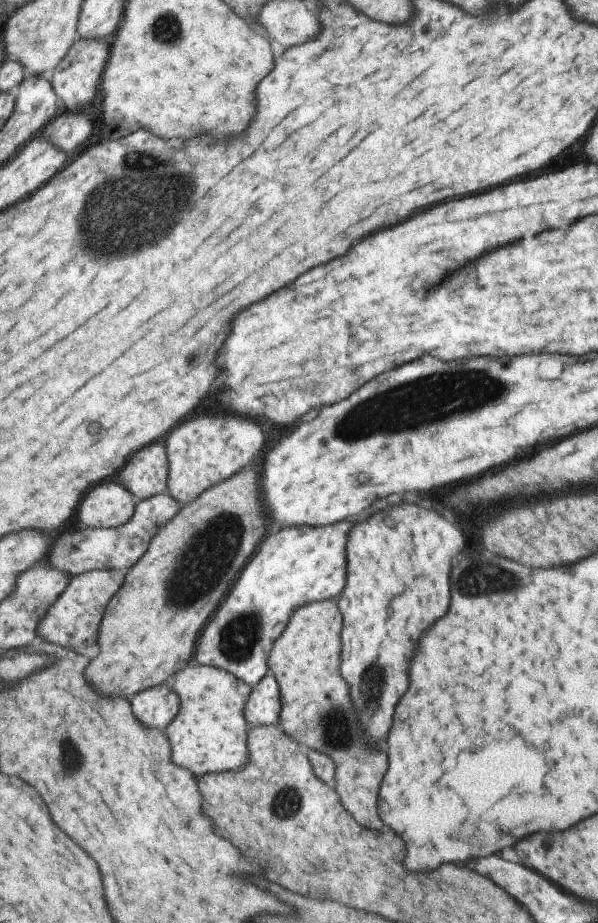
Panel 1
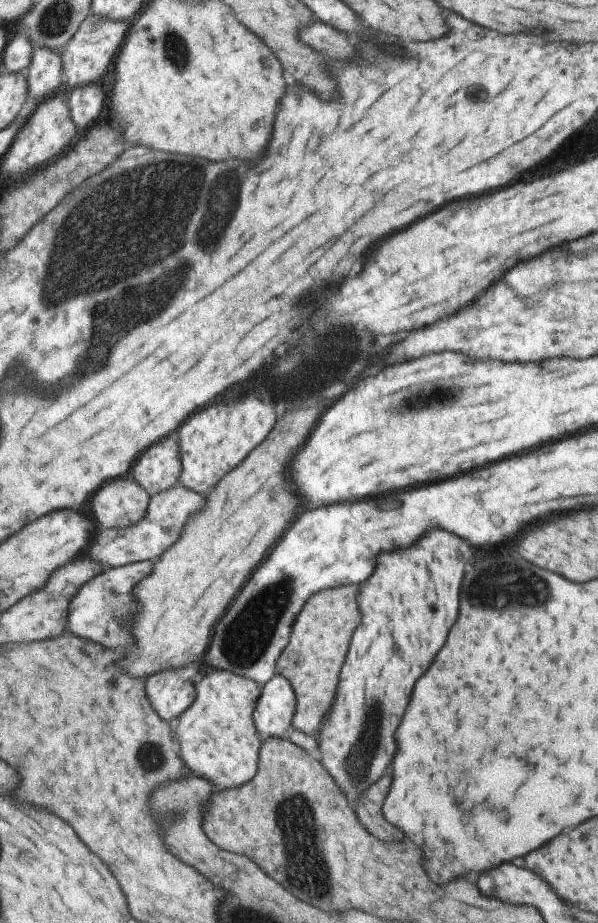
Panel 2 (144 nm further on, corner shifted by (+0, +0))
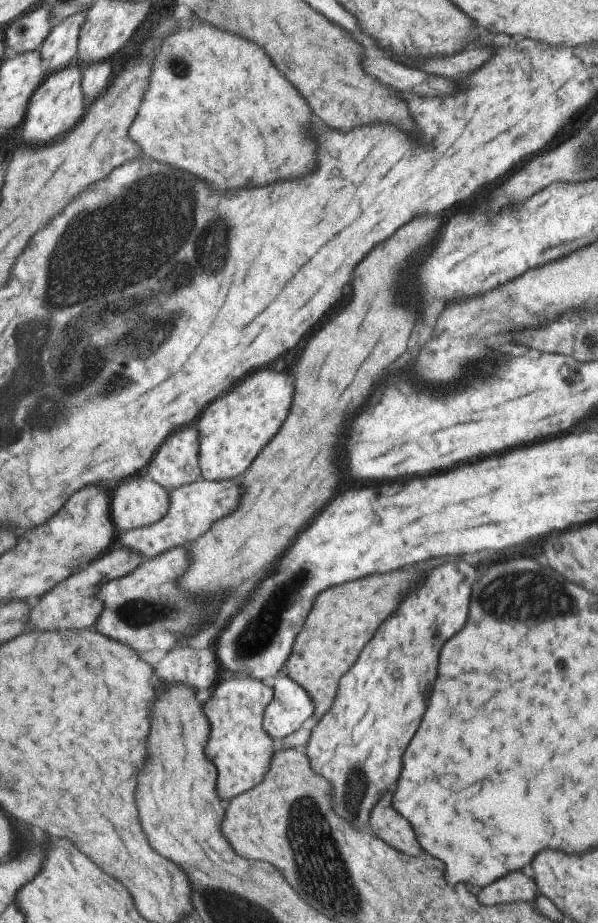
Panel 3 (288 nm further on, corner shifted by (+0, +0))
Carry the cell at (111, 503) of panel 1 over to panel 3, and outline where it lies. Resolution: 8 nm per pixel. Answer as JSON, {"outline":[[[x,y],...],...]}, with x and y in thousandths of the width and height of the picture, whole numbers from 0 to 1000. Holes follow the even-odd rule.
{"outline":[[[242,511],[206,522],[186,542],[192,542],[192,550],[186,550],[189,566],[202,581],[263,568],[286,553],[286,535]]]}

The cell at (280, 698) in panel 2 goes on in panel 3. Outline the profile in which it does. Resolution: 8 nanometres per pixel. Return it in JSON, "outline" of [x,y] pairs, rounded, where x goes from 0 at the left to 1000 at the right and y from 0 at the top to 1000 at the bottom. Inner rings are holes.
{"outline":[[[483,730],[460,735],[460,758],[446,767],[443,789],[463,802],[477,802],[500,791],[517,789],[530,767],[520,752]]]}

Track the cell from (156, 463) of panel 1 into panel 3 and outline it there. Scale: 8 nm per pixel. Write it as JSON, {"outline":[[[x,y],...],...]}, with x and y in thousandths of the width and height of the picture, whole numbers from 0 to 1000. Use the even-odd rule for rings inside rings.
{"outline":[[[313,462],[266,485],[249,509],[242,509],[263,524],[269,524],[283,535],[289,531],[339,522],[336,509],[336,472],[326,462]]]}

